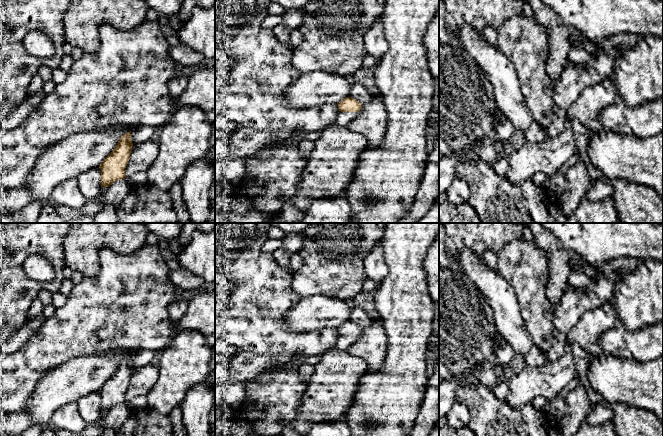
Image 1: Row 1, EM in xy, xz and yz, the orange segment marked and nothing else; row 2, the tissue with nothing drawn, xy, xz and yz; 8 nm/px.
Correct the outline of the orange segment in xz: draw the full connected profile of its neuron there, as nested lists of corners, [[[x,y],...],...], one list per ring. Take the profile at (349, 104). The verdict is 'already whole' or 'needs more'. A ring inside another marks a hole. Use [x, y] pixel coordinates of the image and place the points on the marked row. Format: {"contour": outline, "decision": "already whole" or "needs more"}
{"contour": [[[352,97],[343,99],[341,102],[337,103],[337,105],[339,113],[336,118],[336,125],[343,127],[348,127],[362,111],[362,104]]], "decision": "needs more"}

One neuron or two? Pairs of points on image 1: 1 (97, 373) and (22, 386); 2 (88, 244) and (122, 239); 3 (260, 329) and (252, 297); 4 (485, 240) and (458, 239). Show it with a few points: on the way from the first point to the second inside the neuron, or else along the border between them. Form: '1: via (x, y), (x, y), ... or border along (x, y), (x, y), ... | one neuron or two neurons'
1: border along (55, 367), (41, 378), (25, 403) | two neurons
2: via (96, 239), (114, 239) | one neuron
3: via (254, 321), (252, 319), (252, 305) | one neuron
4: via (478, 240), (465, 240) | one neuron

